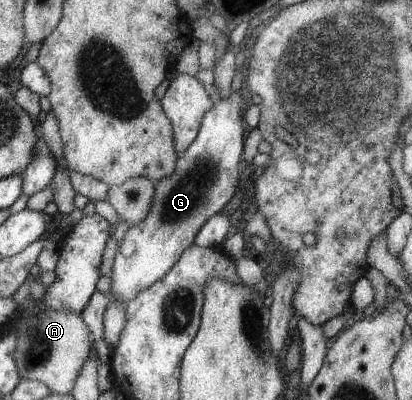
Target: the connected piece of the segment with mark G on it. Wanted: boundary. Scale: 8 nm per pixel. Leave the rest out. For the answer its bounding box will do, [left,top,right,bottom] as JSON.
[106,91,244,303]

